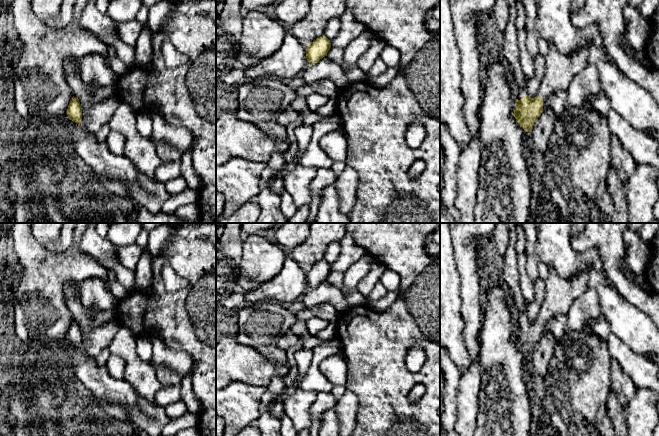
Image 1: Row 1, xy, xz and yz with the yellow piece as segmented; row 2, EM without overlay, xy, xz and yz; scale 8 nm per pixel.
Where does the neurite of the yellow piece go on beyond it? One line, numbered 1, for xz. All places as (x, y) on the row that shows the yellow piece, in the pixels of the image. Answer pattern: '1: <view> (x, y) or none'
1: none

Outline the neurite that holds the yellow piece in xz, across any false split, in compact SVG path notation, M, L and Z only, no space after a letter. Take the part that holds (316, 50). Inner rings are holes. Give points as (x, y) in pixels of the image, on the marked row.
M322 35L313 42L307 44L306 59L310 65L317 63L320 59L327 56L331 48L330 40Z

